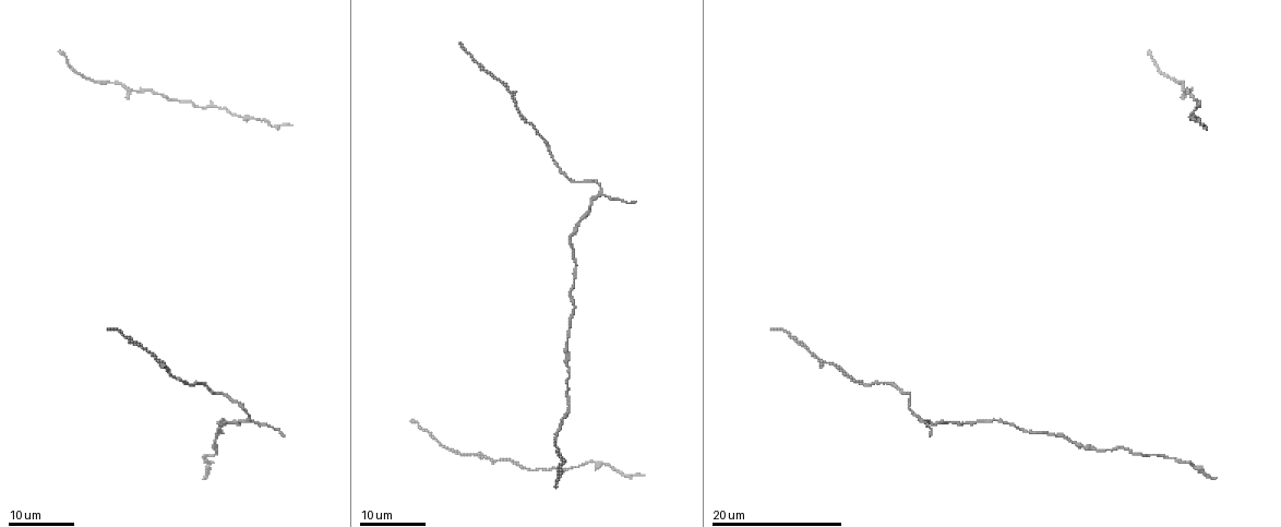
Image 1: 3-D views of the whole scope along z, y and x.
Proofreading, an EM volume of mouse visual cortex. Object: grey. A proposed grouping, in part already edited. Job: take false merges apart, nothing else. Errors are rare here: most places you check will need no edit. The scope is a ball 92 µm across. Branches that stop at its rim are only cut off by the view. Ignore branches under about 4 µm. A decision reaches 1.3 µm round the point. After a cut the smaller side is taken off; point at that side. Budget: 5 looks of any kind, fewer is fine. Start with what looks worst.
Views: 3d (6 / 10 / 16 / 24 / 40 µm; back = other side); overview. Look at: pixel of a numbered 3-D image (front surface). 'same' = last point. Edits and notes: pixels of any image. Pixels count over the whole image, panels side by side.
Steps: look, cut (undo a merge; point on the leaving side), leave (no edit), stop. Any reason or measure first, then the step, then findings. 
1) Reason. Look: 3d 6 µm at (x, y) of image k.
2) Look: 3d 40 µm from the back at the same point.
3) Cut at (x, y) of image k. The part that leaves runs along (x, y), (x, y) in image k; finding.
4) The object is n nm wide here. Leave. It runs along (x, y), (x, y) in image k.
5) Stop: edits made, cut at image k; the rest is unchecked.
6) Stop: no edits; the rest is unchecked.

A fork. Look: 3d 24 µm at (922, 420) of image 1.

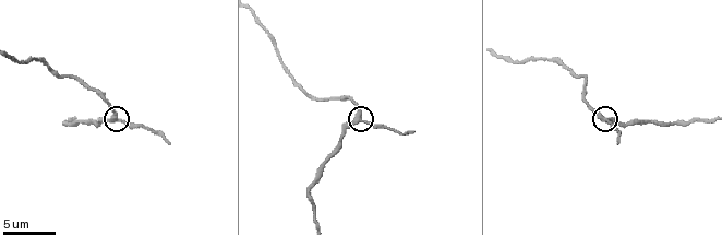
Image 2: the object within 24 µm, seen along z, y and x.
Look: 3d 6 µm at (114, 119) of image 2.

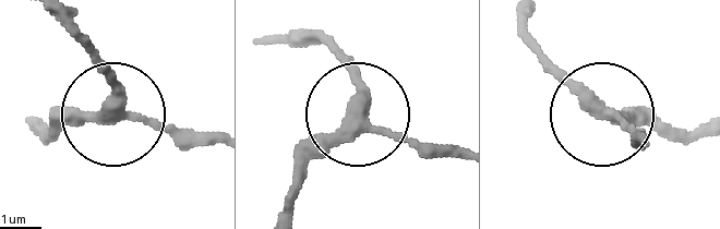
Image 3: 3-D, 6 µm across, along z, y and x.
Leave. It runs along (283, 211), (303, 169), (355, 120), (435, 155) in image 3; one neuron here.

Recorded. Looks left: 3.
Sudden change in width. Look: 3d 16 µm at (592, 461) of image 1.

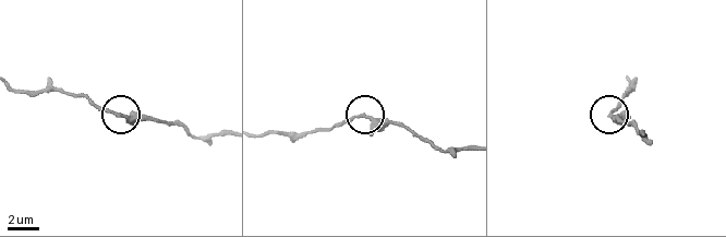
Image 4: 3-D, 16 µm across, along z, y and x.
Closer look. Look: 3d 10 µm at (367, 116) of image 4.

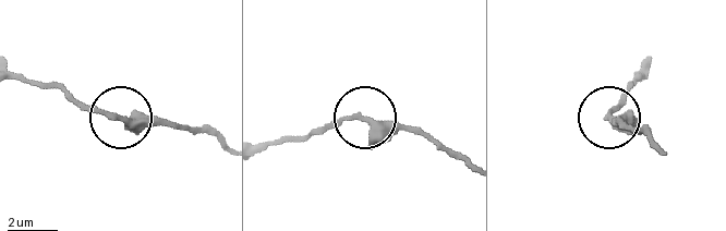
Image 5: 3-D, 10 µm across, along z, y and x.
Look: 3d 6 µm at (367, 119) of image 5.

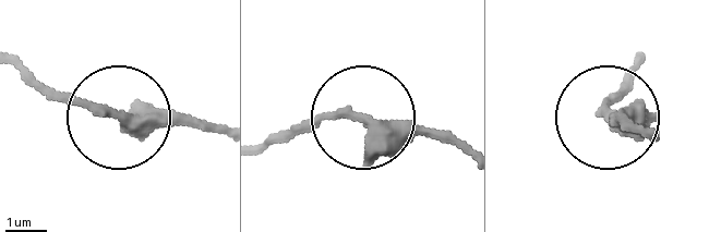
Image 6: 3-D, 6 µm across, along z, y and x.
Leave. One neuron here.

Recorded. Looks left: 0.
Stop: no edits; the rest is unchecked.

